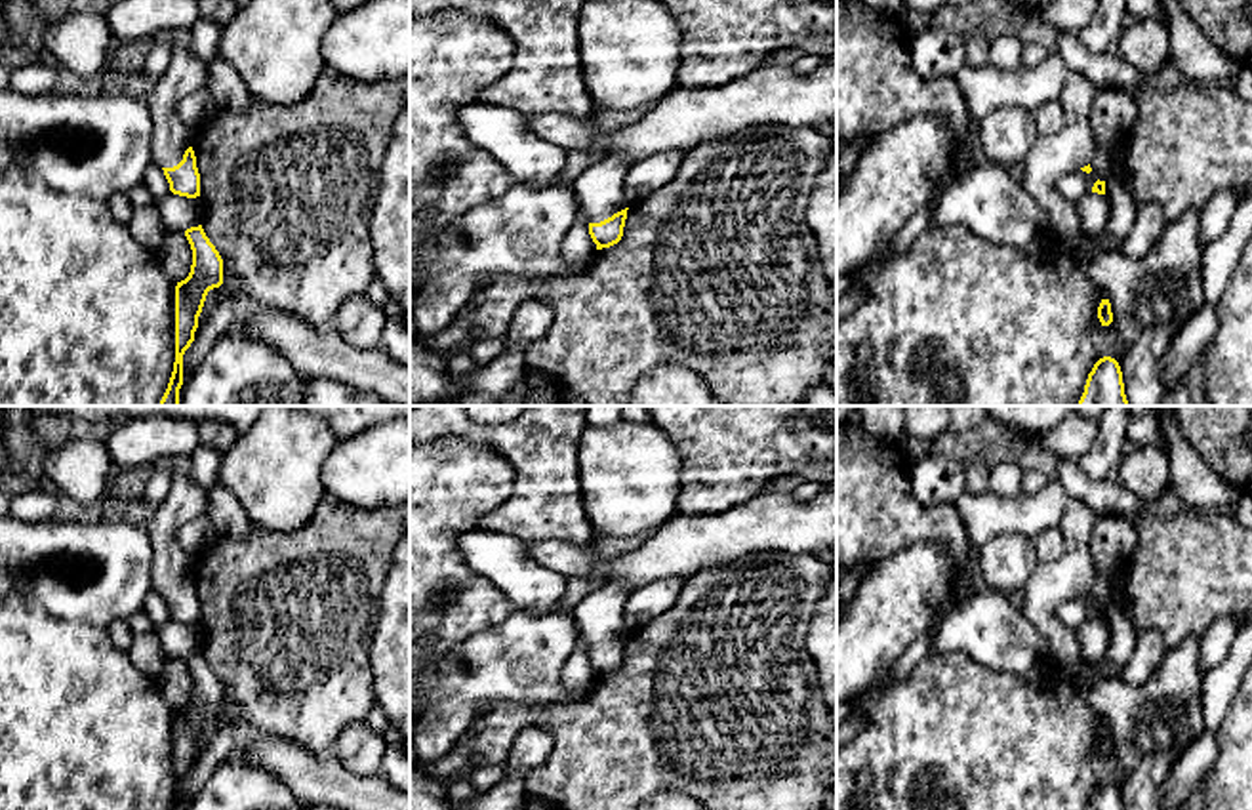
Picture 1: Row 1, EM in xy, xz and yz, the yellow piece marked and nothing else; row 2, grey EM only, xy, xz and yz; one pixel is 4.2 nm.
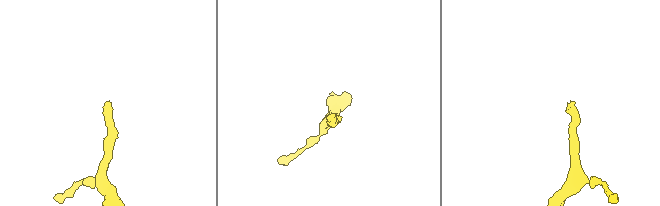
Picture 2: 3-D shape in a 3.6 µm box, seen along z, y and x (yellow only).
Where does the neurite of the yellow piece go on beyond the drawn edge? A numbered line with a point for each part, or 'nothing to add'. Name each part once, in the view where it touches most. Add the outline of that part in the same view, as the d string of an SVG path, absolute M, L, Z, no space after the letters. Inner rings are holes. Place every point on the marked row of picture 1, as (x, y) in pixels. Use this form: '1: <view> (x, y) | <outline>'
1: xz (599, 195) | M606 156L587 168L572 183L579 210L587 223L600 223L631 206L621 192L629 168L631 162L627 158Z

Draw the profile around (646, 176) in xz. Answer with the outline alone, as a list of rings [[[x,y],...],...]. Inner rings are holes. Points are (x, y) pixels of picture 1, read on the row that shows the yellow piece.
[[[671,151],[631,164],[623,183],[627,202],[629,204],[640,202],[648,198],[652,192],[656,192],[659,187],[669,183],[675,177],[680,162],[682,154]]]

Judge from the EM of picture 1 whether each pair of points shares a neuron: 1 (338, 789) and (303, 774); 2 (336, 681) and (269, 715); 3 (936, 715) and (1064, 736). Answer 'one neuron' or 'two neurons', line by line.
1: one neuron
2: one neuron
3: one neuron

